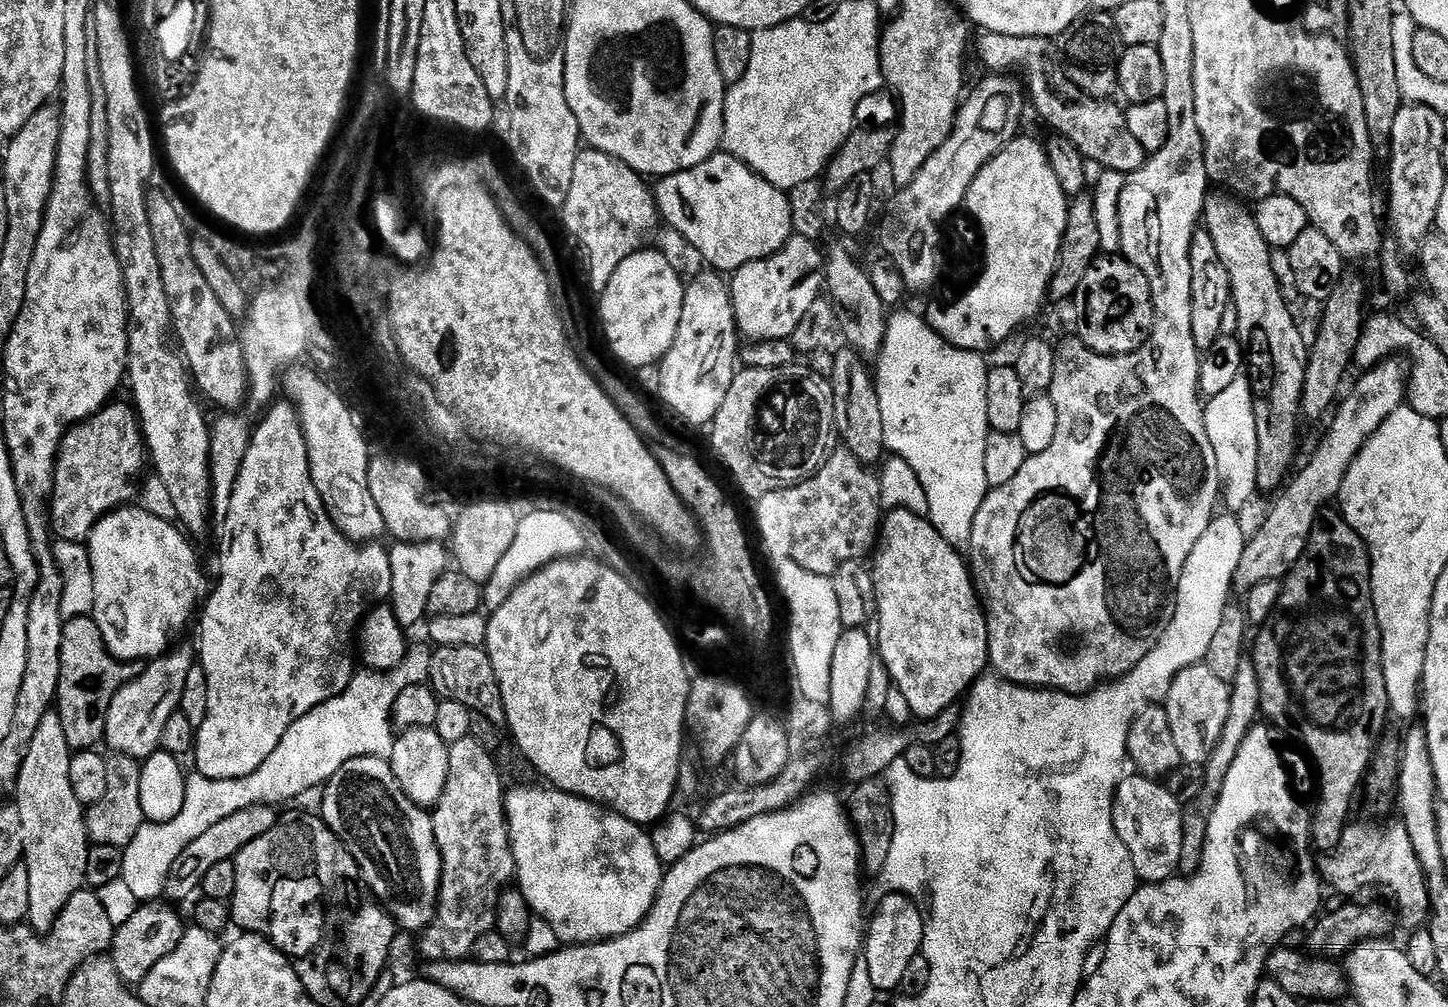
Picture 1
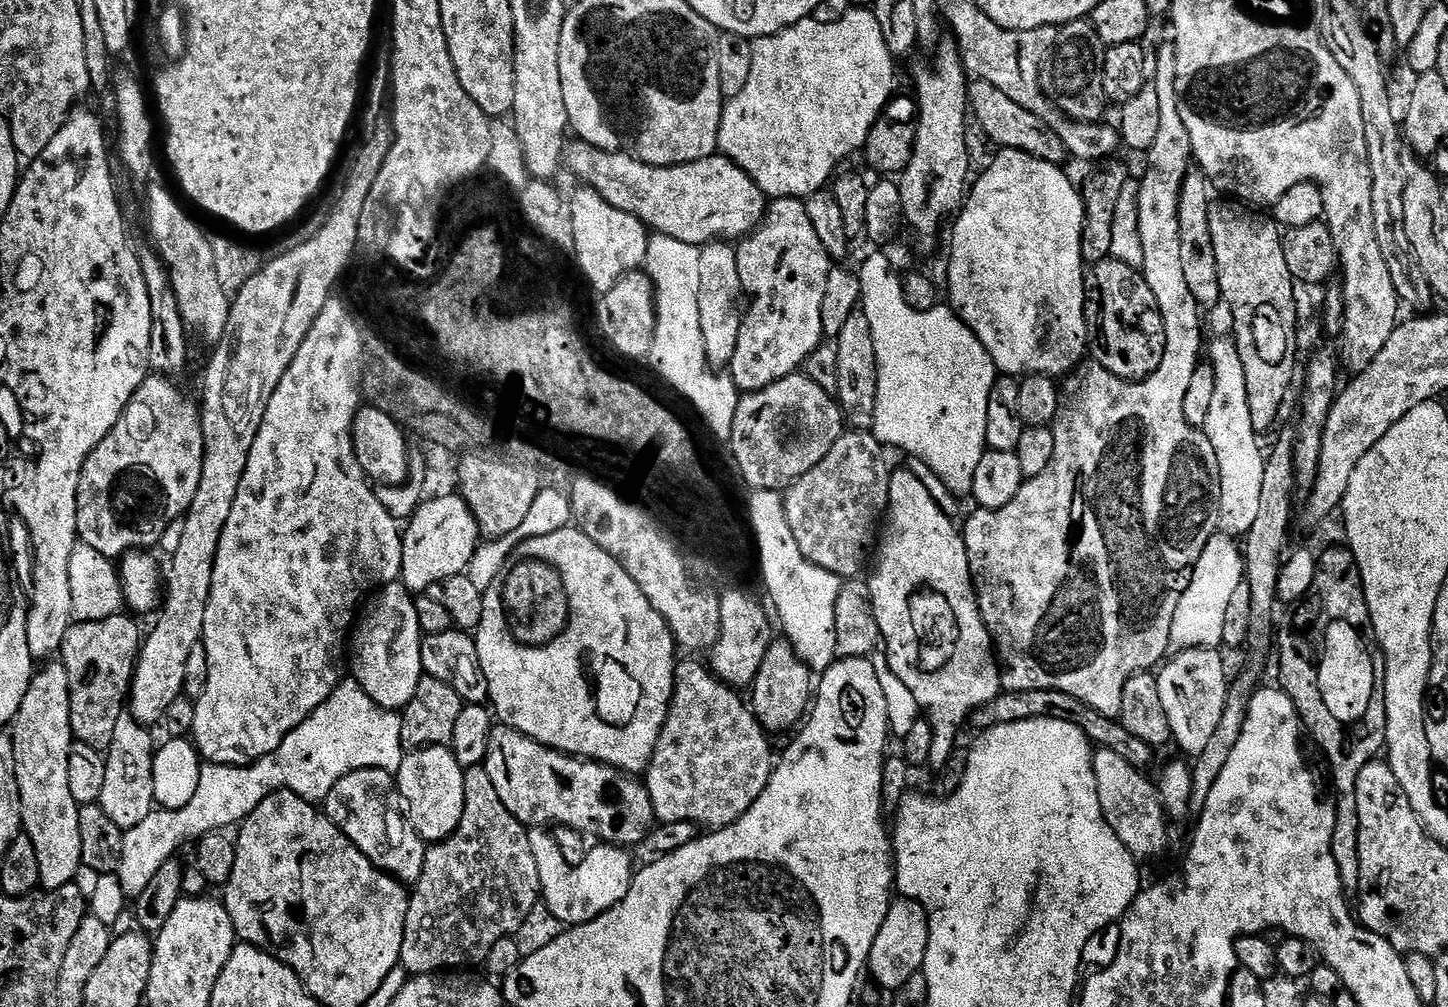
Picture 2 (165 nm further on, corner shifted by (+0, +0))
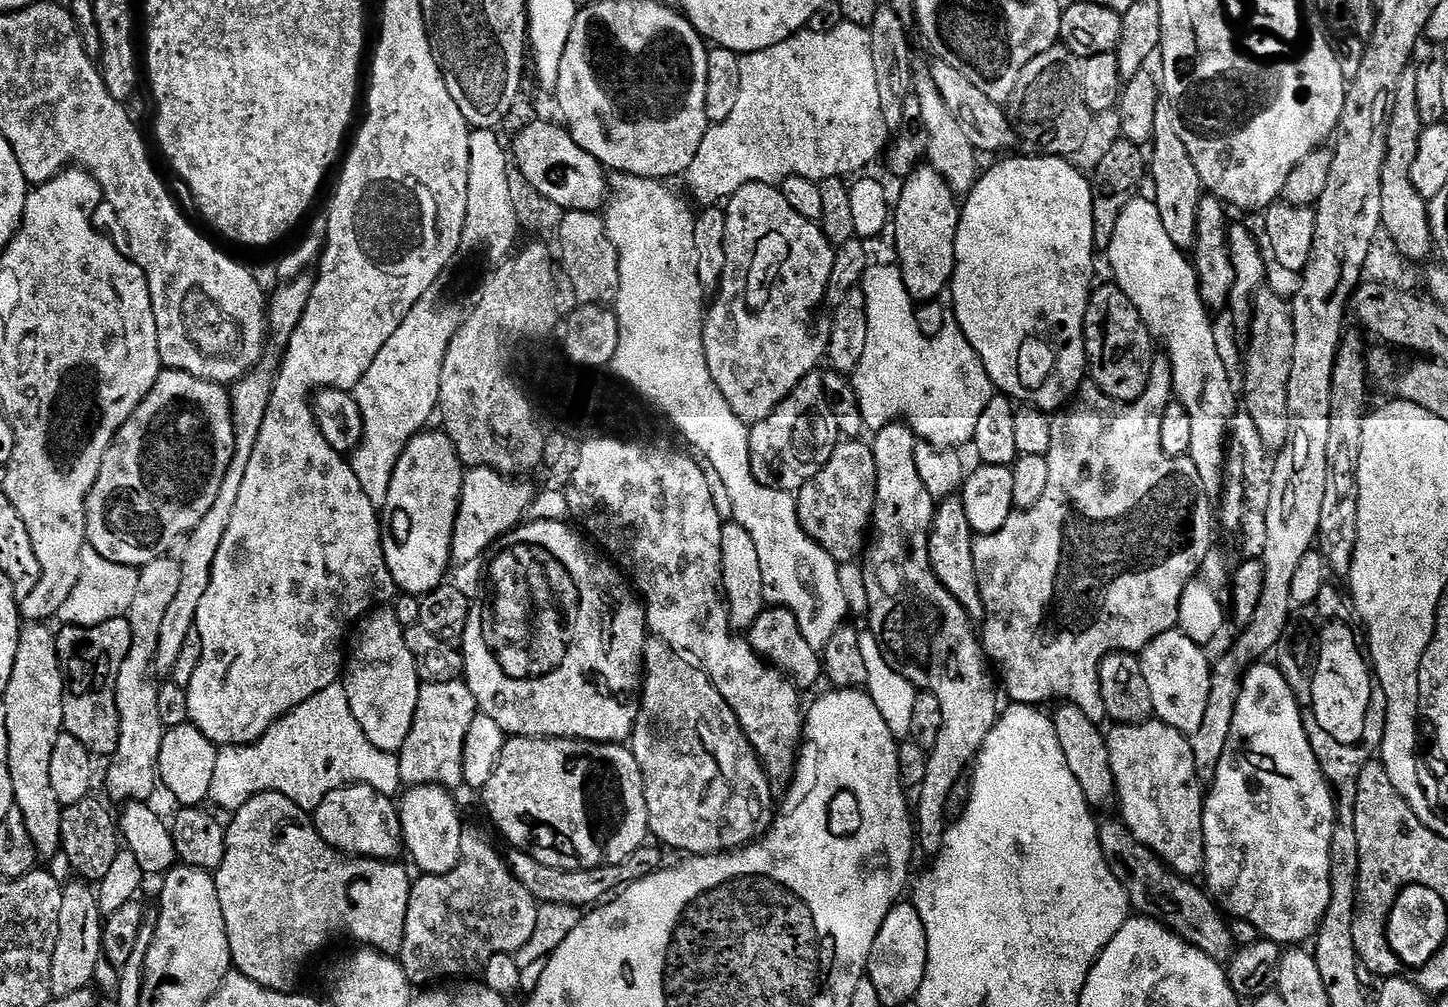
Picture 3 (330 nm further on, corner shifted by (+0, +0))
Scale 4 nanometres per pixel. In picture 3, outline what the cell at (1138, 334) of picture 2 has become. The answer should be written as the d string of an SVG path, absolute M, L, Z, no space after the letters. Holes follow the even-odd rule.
M1115 283L1093 289L1088 300L1084 337L1093 383L1112 400L1132 403L1140 398L1148 388L1156 365L1154 334L1141 312Z

